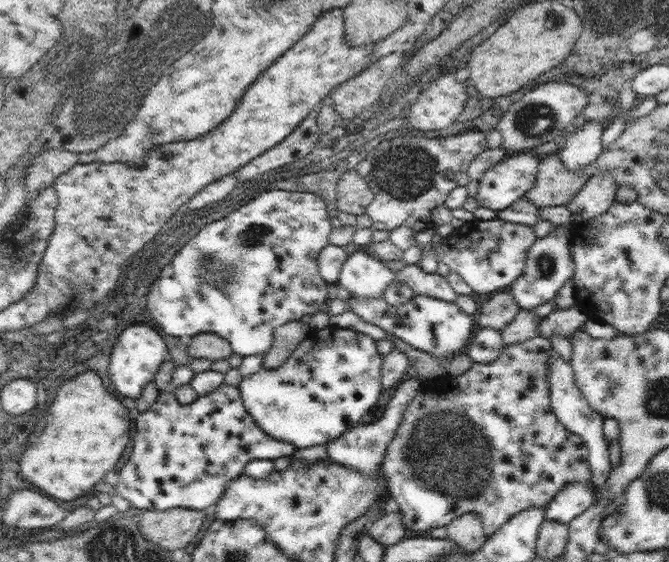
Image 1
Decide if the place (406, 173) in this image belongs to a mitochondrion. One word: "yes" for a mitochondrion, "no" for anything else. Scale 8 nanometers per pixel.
yes

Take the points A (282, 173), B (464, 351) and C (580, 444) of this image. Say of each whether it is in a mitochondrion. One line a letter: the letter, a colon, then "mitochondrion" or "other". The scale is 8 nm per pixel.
A: other
B: other
C: other

